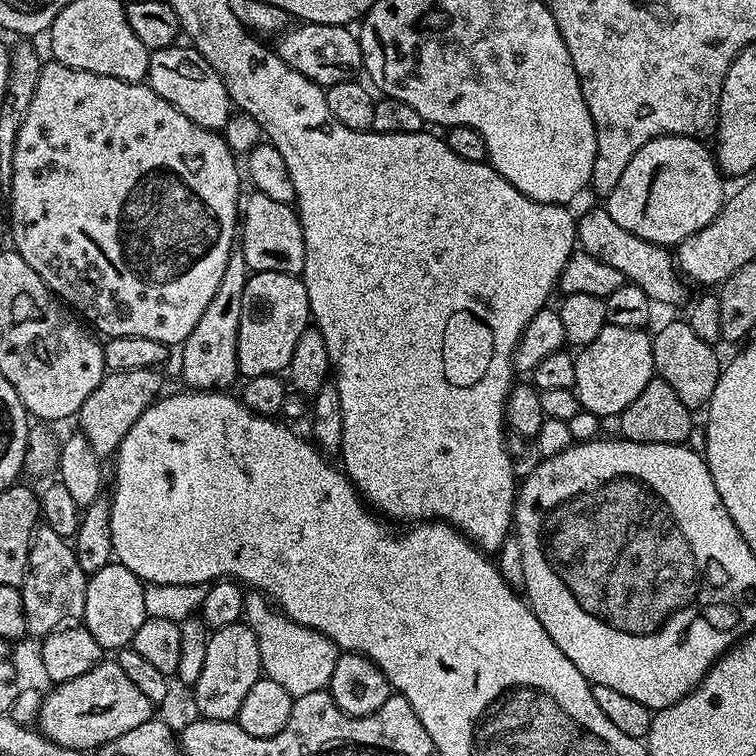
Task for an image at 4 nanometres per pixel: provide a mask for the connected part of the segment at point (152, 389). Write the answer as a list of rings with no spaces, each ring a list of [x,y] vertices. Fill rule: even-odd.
[[[143,368],[142,370],[122,370],[121,372],[108,372],[98,382],[94,394],[82,402],[78,413],[78,430],[94,446],[94,454],[101,458],[115,457],[116,451],[120,448],[122,438],[138,422],[138,418],[149,406],[156,403],[161,395],[164,380],[161,373],[155,368]]]

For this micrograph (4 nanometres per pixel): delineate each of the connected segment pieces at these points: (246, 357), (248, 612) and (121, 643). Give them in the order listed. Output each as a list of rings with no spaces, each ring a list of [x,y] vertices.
[[[252,272],[242,294],[242,318],[238,326],[239,375],[247,378],[258,374],[275,376],[294,358],[294,345],[302,330],[310,327],[308,295],[300,276],[281,272]]]
[[[259,590],[245,591],[242,620],[254,630],[258,638],[260,666],[267,679],[278,682],[278,686],[282,686],[282,690],[286,690],[294,698],[327,689],[338,655],[336,644],[330,637],[289,620],[283,612],[273,607]]]
[[[119,562],[102,566],[102,570],[89,575],[82,624],[90,634],[94,634],[94,642],[98,642],[101,649],[119,650],[131,645],[134,634],[138,634],[138,626],[142,626],[142,622],[147,620],[150,615],[148,600],[144,597],[144,591],[146,591],[146,588],[142,581],[133,572],[126,570],[126,566],[122,566]]]

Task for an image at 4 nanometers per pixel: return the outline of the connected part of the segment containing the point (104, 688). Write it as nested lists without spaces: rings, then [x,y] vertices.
[[[104,658],[99,664],[95,664],[82,678],[74,678],[70,682],[59,684],[53,687],[52,692],[48,692],[40,708],[40,716],[37,720],[39,731],[48,740],[54,741],[58,745],[66,746],[70,750],[78,750],[82,754],[88,754],[91,748],[103,749],[104,745],[122,738],[122,734],[127,734],[129,730],[134,730],[142,726],[142,722],[153,719],[154,701],[146,698],[126,674],[122,674],[122,666],[116,664],[115,659]]]

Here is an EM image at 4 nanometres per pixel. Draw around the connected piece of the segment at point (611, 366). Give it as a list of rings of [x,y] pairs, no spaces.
[[[607,323],[602,330],[602,334],[598,334],[598,338],[594,338],[594,342],[590,342],[584,348],[579,349],[575,353],[574,359],[574,382],[576,397],[580,399],[580,406],[583,411],[593,412],[599,418],[612,416],[619,417],[620,413],[626,410],[626,406],[630,406],[630,402],[634,402],[634,398],[638,398],[638,394],[642,394],[642,390],[646,390],[648,383],[654,379],[656,367],[654,366],[654,354],[652,353],[652,336],[642,328],[627,328],[626,326],[614,326]]]

